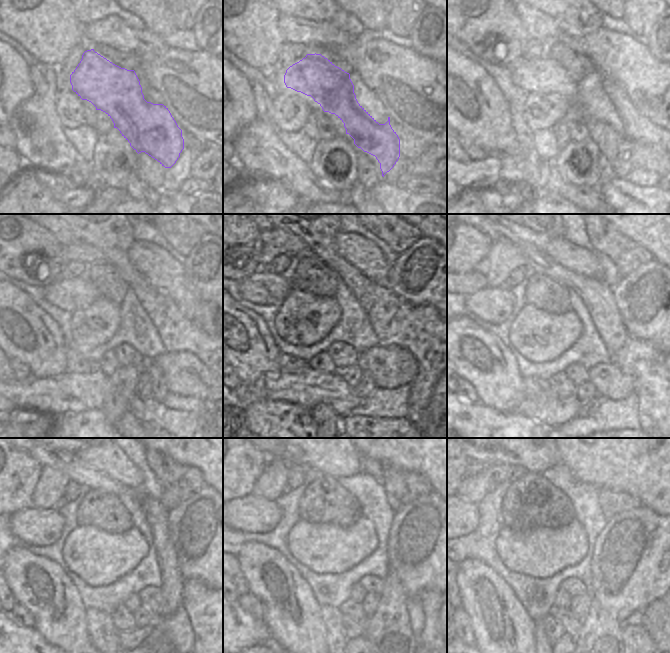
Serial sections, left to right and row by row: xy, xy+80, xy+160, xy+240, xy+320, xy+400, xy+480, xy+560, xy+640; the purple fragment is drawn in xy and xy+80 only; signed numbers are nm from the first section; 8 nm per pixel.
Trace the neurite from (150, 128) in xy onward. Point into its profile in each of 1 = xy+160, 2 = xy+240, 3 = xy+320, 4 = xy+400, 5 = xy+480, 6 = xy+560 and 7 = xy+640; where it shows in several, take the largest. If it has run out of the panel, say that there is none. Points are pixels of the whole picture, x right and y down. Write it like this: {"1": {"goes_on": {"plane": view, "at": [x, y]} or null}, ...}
{"1": {"goes_on": {"plane": "xy+160", "at": [544, 76]}}, "2": {"goes_on": {"plane": "xy+240", "at": [73, 294]}}, "3": {"goes_on": {"plane": "xy+320", "at": [278, 286]}}, "4": {"goes_on": {"plane": "xy+400", "at": [493, 304]}}, "5": {"goes_on": {"plane": "xy+480", "at": [42, 526]}}, "6": {"goes_on": {"plane": "xy+560", "at": [253, 515]}}, "7": {"goes_on": {"plane": "xy+640", "at": [467, 518]}}}

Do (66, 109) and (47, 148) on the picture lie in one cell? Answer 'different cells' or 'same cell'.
different cells

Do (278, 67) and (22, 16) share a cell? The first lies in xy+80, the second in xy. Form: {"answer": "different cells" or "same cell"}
{"answer": "different cells"}

